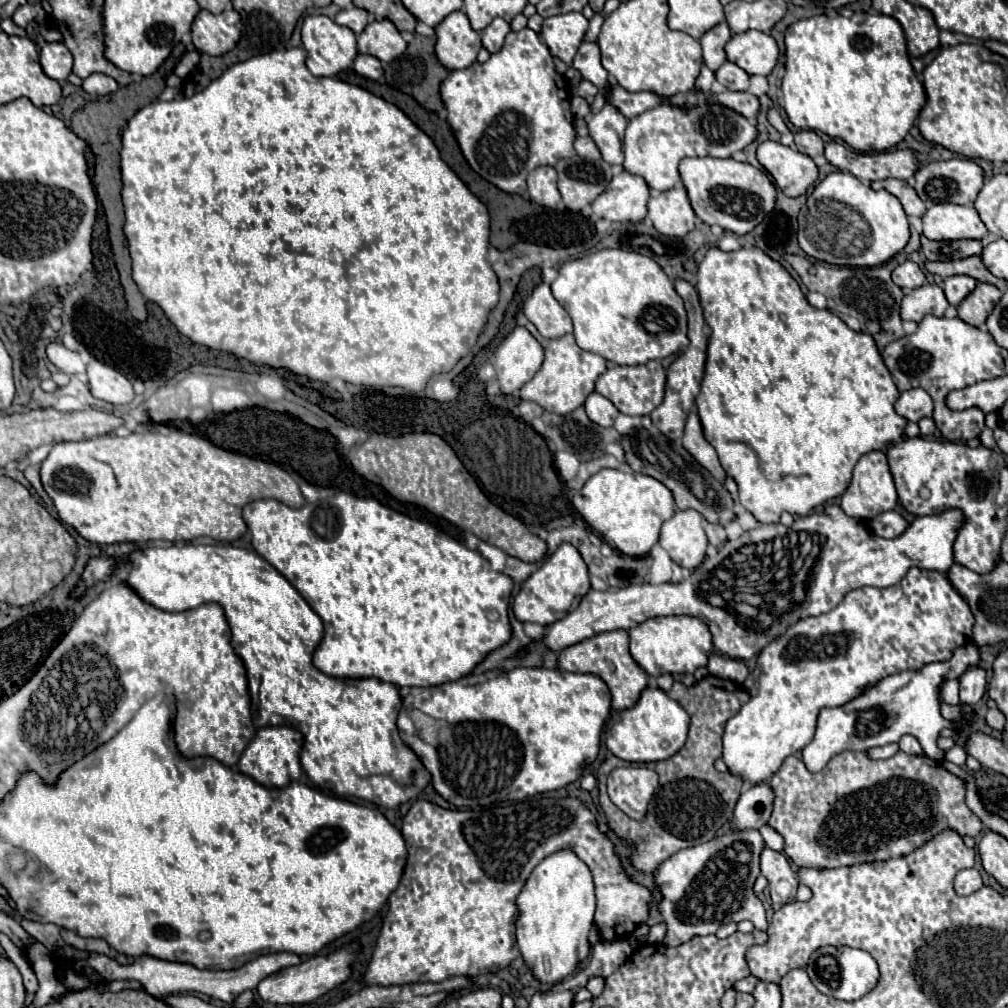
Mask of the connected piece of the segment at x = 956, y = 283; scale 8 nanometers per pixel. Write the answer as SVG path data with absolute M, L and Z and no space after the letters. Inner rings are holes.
M949 276L949 278L945 278L943 290L945 290L949 304L957 306L959 302L963 302L965 296L975 288L975 284L977 284L977 280L973 280L971 276Z

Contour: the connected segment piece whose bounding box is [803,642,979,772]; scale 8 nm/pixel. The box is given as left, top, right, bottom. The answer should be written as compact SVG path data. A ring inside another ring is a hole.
M969 642L963 648L957 648L951 660L947 662L935 662L927 664L919 672L899 672L889 678L883 678L879 684L869 686L859 698L851 700L847 706L839 708L823 708L817 720L817 732L815 738L803 748L803 764L809 772L819 772L827 766L827 762L845 750L869 750L875 746L885 746L891 742L899 742L903 734L915 736L925 756L939 760L943 758L943 752L937 748L937 736L943 728L951 728L948 720L943 720L939 712L939 684L943 678L959 678L967 668L979 664L979 650ZM879 694L897 694L897 716L887 716L879 708Z

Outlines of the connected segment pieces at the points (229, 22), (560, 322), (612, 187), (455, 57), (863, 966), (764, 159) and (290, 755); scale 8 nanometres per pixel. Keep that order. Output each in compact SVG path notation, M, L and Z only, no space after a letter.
M201 10L193 22L193 44L199 52L221 56L235 48L241 36L241 18L235 10L211 14Z
M539 284L533 290L533 294L523 304L523 314L545 338L559 338L573 332L571 318L553 298L549 284Z
M627 170L613 176L609 186L593 202L593 212L611 222L639 222L647 214L649 186Z
M451 12L435 30L435 52L447 70L461 70L477 60L477 54L481 50L481 36L471 28L465 12Z
M825 946L815 950L805 970L821 994L837 998L837 1000L845 1000L845 1002L859 1000L861 996L871 992L877 986L877 978L879 978L879 968L873 956L865 950L847 948L847 946L841 946L841 948Z
M767 140L757 148L757 160L773 176L785 196L801 196L817 180L817 166L807 156L779 142Z
M289 726L261 728L251 740L251 744L245 748L239 760L239 770L265 788L283 788L287 786L287 782L297 780L301 776L301 762L299 762L301 746L303 746L303 734L295 728Z

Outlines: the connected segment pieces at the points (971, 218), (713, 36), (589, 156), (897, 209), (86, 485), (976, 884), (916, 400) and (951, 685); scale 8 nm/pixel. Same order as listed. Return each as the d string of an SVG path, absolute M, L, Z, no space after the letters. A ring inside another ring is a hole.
M935 204L923 216L923 234L929 240L983 240L989 230L979 218L975 206Z
M727 22L717 24L715 28L711 28L709 32L705 32L701 36L699 42L701 42L701 48L703 48L703 60L705 60L707 68L717 70L721 64L727 62L723 46L727 44L729 38L731 38L731 32L729 32Z
M587 136L587 138L577 138L577 140L575 140L575 150L577 150L577 154L579 154L581 158L585 158L585 160L599 160L599 158L601 158L597 144L595 144L589 136Z
M833 172L821 180L807 198L807 212L799 218L799 246L805 254L835 266L879 266L901 252L909 240L909 222L901 202L887 190L875 192L871 186L847 172Z
M148 423L145 432L131 432L125 438L97 436L81 442L55 444L41 464L41 482L53 498L61 522L75 528L85 540L97 544L149 540L191 542L197 538L235 542L247 532L241 512L249 502L273 498L291 508L301 508L305 504L291 472L271 462L217 448L207 438L183 432L170 424Z
M975 868L961 870L961 872L955 876L955 892L957 892L959 896L969 896L969 894L977 892L981 886L983 886L981 874L979 874Z
M913 388L913 390L901 392L899 400L895 402L895 410L907 420L919 422L921 418L931 418L933 400L923 388Z
M959 679L947 680L941 688L941 696L945 703L959 704Z

